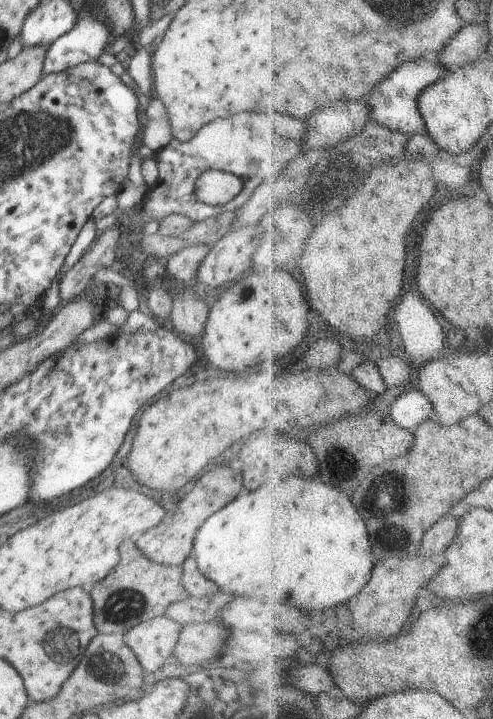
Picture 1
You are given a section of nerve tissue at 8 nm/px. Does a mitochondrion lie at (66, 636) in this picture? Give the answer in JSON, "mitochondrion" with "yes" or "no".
{"mitochondrion":"yes"}

